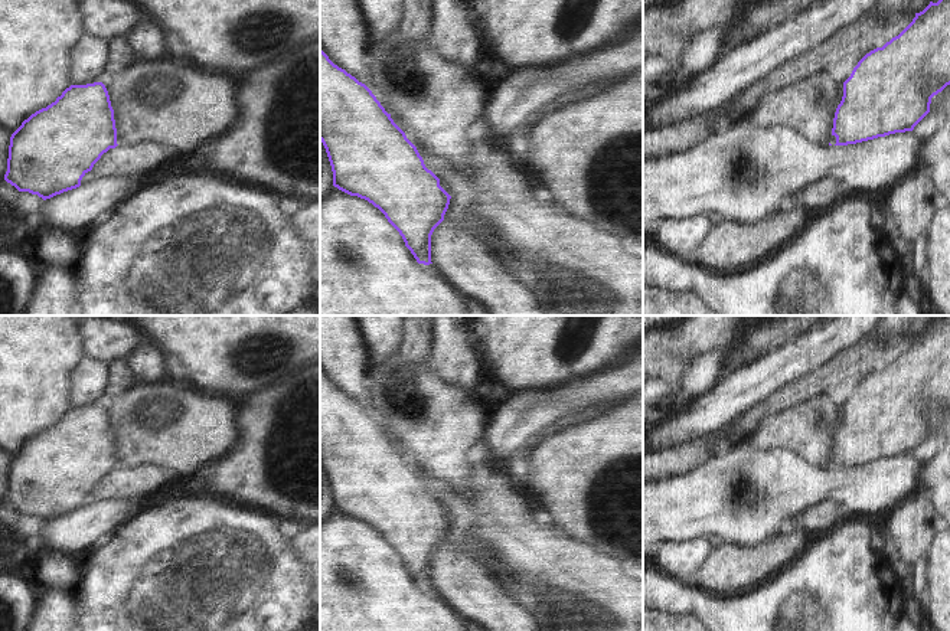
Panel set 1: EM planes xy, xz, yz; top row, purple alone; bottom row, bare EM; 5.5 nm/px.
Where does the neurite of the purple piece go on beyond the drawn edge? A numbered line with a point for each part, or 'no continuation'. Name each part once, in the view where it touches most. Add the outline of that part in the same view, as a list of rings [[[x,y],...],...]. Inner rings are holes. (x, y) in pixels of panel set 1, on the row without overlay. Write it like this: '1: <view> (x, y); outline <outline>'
no continuation

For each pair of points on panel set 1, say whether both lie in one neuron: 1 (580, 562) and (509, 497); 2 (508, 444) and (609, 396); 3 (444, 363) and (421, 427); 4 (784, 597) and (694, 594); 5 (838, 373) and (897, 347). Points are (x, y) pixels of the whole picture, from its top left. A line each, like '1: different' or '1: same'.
1: same
2: same
3: different
4: same
5: same

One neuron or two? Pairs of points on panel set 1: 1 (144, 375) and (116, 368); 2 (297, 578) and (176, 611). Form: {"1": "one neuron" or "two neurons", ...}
{"1": "two neurons", "2": "one neuron"}

